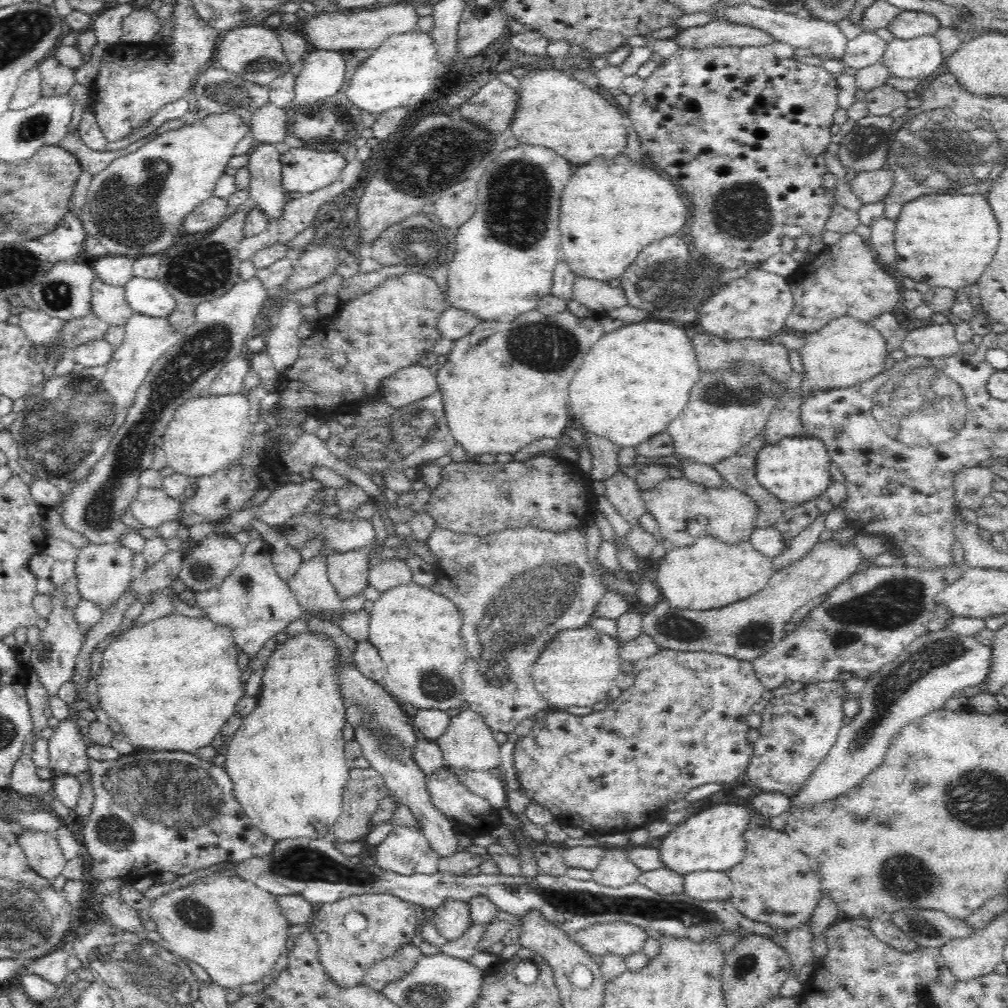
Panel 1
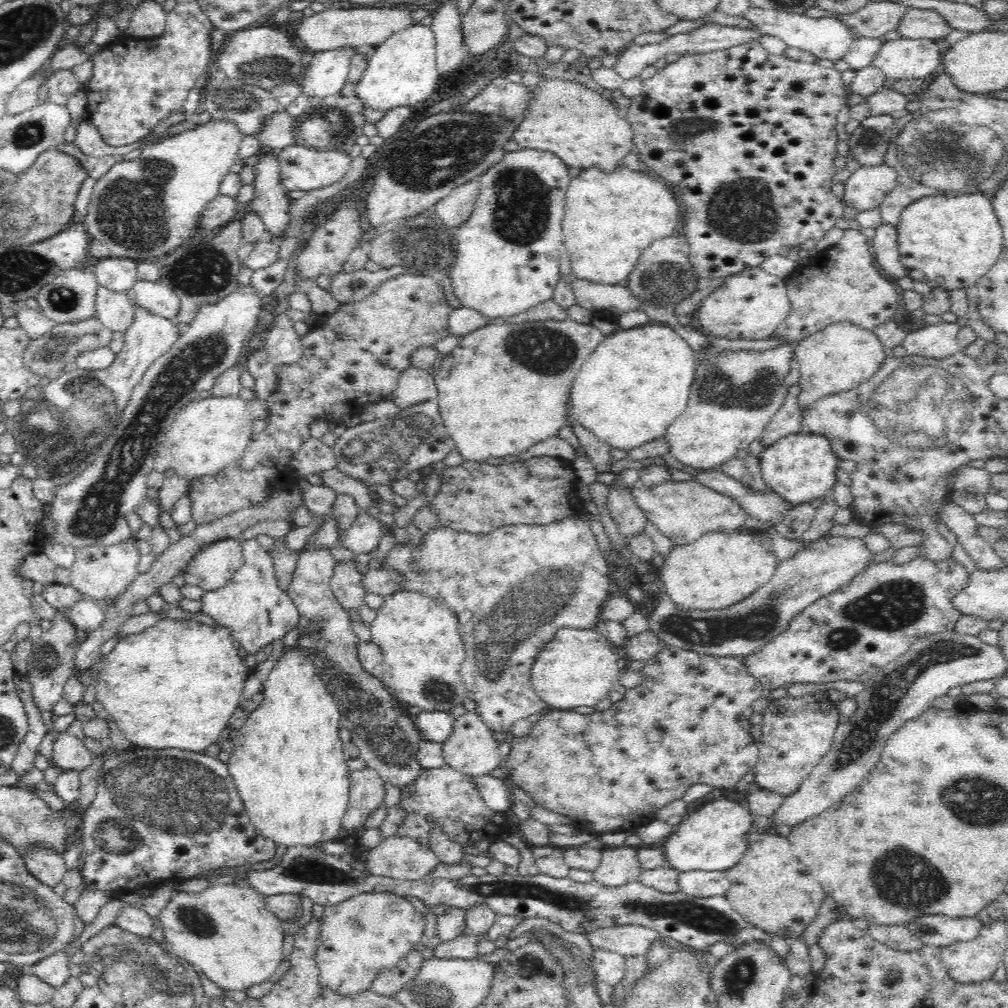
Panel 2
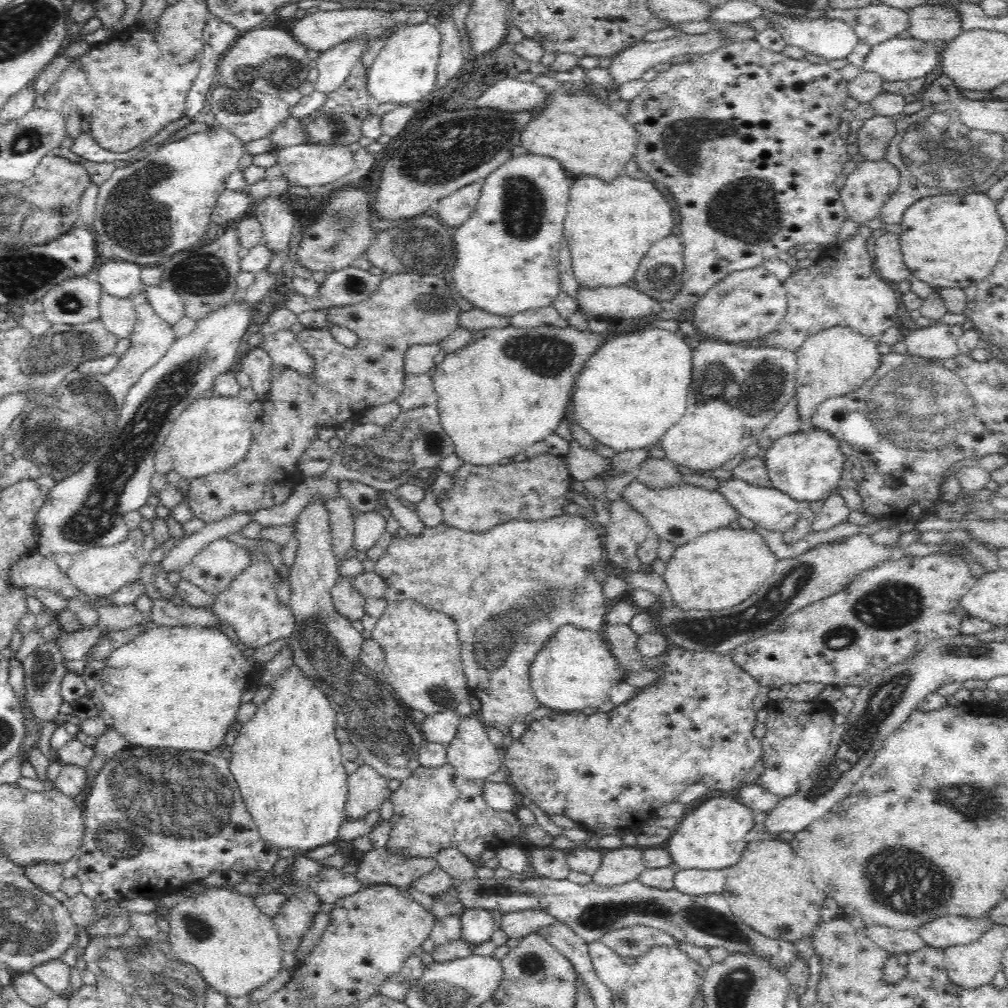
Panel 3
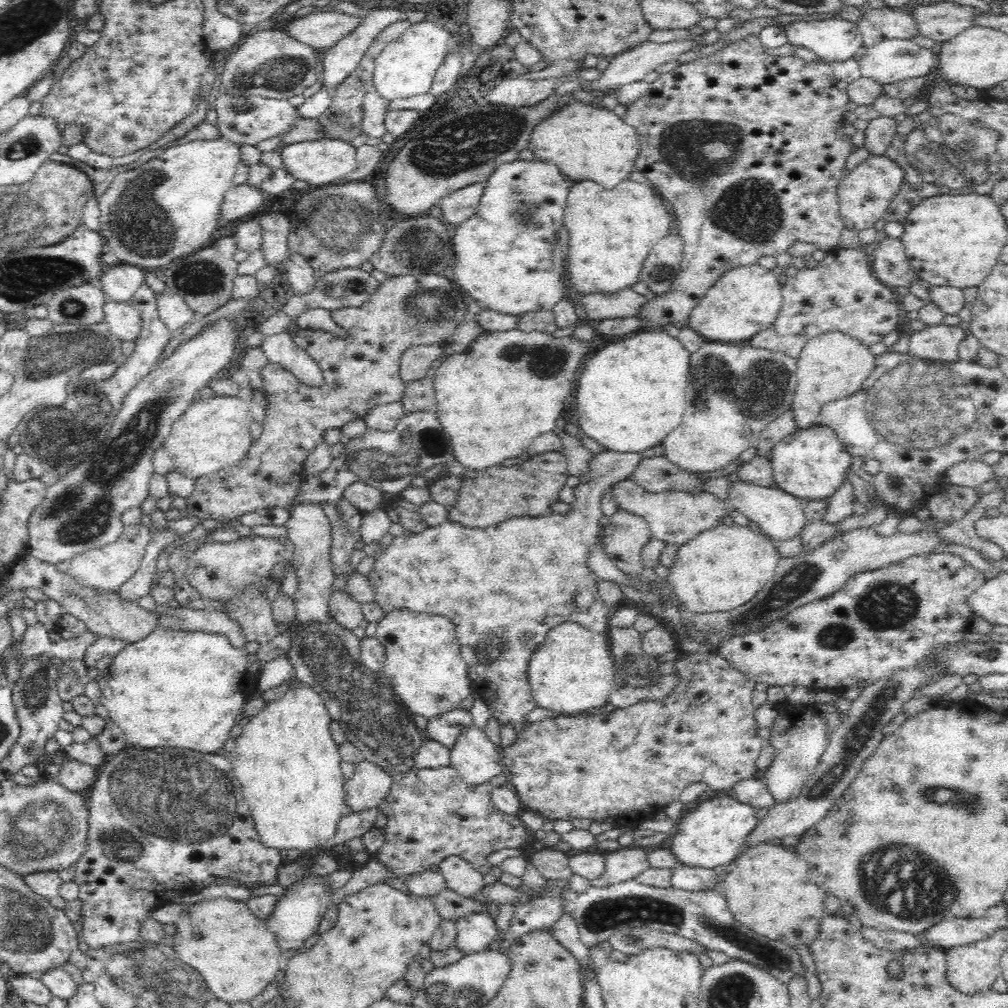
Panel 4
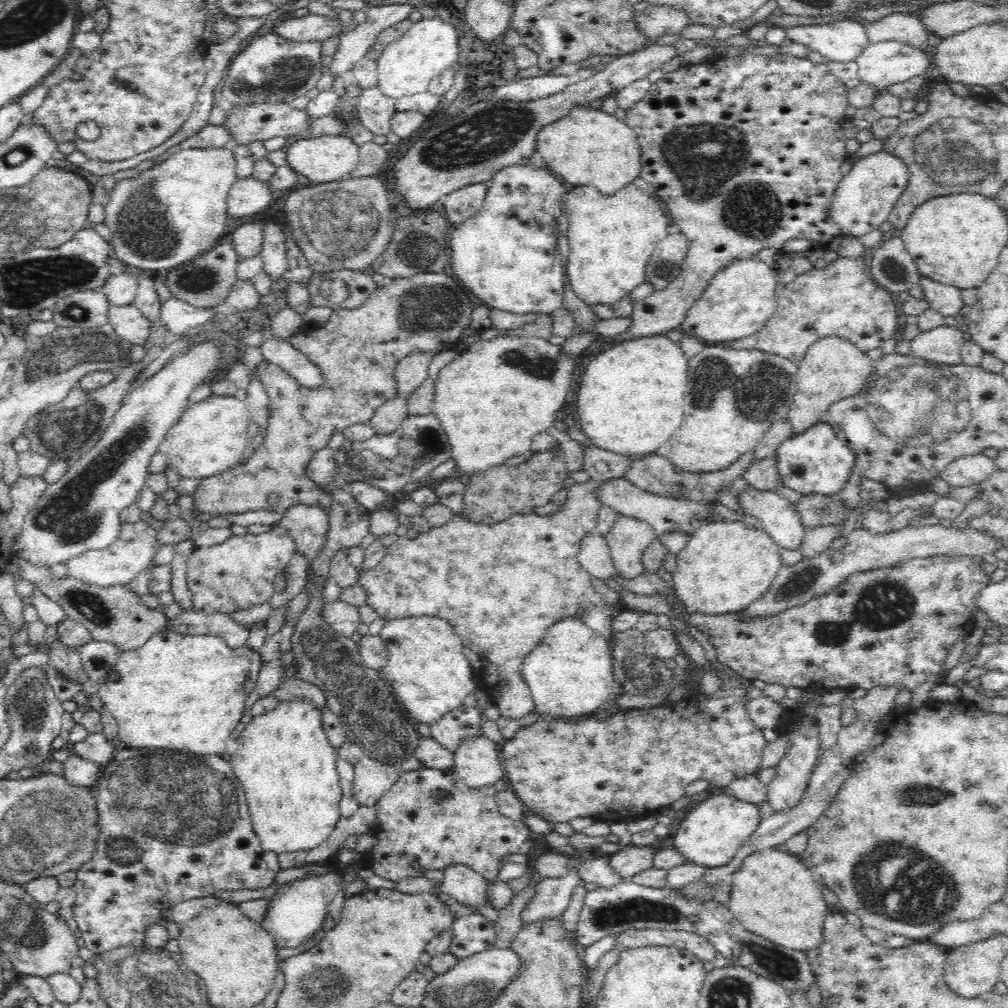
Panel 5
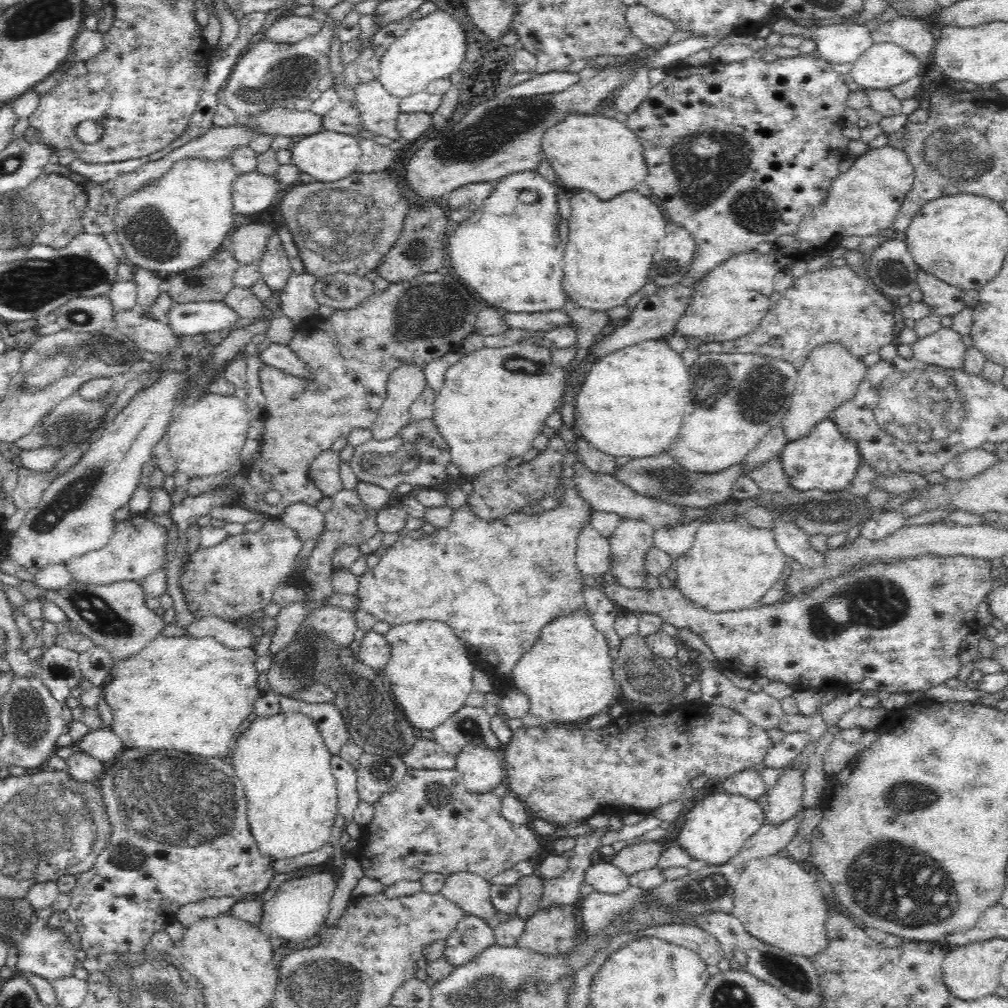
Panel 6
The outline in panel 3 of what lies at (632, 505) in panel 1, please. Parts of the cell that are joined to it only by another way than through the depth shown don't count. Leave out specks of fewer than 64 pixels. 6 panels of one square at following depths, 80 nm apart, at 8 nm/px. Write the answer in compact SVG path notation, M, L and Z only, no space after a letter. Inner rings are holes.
M623 498L615 501L609 508L609 522L606 529L606 544L604 544L604 555L606 561L612 566L632 572L641 570L642 562L638 558L638 546L650 535L647 520Z

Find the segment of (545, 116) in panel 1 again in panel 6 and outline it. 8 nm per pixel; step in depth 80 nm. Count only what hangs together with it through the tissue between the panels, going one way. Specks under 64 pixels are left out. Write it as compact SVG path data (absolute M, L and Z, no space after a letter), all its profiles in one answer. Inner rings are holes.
M599 112L595 114L570 114L562 122L548 127L542 140L545 160L551 164L558 176L557 182L568 192L590 191L602 200L612 200L614 196L624 192L637 191L647 180L648 166L644 148L636 133L627 127L626 123L604 117Z

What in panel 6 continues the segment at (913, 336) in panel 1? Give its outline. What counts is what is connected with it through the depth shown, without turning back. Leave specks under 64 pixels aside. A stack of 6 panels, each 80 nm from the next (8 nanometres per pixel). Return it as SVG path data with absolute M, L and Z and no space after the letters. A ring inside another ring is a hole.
M940 328L938 332L919 338L914 344L913 358L918 360L922 366L931 367L933 369L946 369L946 368L963 368L964 354L966 346L962 343L962 334L952 330L951 328Z

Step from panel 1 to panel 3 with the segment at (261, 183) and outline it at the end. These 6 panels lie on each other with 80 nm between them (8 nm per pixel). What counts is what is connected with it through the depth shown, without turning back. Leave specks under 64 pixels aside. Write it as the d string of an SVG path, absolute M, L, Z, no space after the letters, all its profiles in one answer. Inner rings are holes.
M266 196L263 202L252 208L253 214L263 229L263 243L278 254L288 247L292 247L292 229L297 223L291 208L284 203L280 196Z

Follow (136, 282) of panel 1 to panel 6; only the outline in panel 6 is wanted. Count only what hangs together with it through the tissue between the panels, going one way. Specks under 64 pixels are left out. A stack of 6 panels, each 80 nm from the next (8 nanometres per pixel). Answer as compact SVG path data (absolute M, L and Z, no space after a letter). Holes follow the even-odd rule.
M224 301L174 302L168 312L168 323L179 337L220 332L238 319L241 319L239 314Z

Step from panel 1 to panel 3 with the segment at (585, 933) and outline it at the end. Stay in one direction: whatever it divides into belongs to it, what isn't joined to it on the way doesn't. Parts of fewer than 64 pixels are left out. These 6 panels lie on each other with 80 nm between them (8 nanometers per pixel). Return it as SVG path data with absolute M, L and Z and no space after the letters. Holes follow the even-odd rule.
M644 925L629 926L614 932L606 932L599 940L621 957L639 957L646 954L653 946L677 947L680 944L680 941L674 936Z

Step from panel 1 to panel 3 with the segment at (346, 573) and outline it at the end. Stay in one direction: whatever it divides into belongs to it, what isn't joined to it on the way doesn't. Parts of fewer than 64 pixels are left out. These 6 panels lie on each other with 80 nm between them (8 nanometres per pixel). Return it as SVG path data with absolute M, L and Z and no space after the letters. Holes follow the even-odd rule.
M339 576L332 587L331 599L336 610L348 621L360 621L364 616L366 598L352 586L350 577Z

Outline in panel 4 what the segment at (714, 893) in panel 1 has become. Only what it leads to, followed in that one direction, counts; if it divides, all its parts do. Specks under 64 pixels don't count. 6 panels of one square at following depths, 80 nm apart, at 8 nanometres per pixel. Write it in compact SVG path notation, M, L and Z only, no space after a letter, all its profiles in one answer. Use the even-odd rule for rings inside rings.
M679 864L671 874L671 886L688 891L712 890L717 885L717 869L691 867Z

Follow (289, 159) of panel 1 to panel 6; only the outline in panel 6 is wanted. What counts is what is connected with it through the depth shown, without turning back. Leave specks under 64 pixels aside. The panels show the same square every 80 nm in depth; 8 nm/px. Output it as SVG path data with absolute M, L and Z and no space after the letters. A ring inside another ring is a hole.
M322 130L318 134L298 138L291 144L292 164L300 173L306 173L320 183L342 180L357 171L363 154L360 142L359 137Z

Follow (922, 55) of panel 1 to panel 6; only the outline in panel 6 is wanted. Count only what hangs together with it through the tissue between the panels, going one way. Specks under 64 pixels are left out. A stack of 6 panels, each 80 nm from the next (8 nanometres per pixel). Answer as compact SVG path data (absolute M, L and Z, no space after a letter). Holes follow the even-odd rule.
M874 43L853 62L852 80L861 89L890 89L919 75L925 65L897 44Z

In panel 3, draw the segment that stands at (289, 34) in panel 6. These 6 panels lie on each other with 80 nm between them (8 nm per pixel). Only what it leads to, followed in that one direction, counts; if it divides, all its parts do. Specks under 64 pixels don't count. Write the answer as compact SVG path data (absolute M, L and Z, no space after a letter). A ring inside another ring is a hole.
M370 8L319 10L315 13L308 13L305 17L297 20L290 33L300 44L307 47L313 55L316 55L318 52L328 50L341 42L358 38L360 35L366 37L366 40L377 39L388 29L393 29L397 24L390 11Z

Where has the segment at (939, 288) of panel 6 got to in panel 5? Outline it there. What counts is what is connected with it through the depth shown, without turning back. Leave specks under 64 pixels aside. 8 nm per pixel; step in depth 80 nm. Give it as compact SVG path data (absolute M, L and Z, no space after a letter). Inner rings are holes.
M921 276L919 286L922 288L924 300L929 302L929 306L945 317L958 314L965 305L962 300L962 289L940 284L926 276Z

